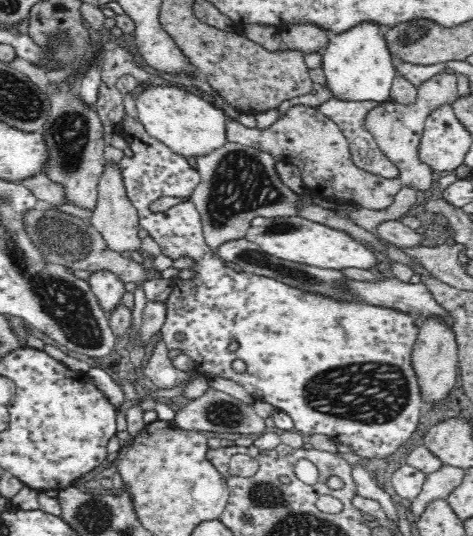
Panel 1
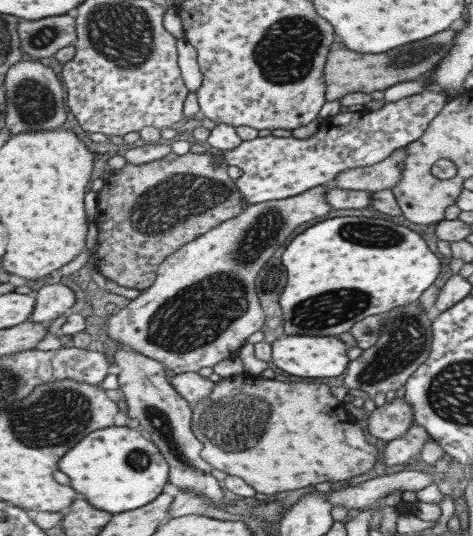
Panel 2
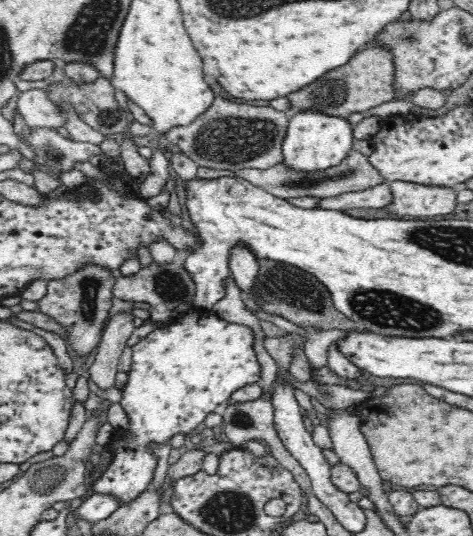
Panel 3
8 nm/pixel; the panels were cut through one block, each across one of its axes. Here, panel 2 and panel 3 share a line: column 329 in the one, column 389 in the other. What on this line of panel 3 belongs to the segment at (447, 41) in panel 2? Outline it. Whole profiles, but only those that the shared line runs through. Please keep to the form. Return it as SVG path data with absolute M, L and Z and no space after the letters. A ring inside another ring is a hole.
M368 48L364 52L358 52L348 64L340 66L340 68L334 68L332 72L324 74L322 78L318 78L316 82L312 82L308 88L302 88L300 92L294 92L290 98L291 104L294 104L291 108L291 113L299 111L300 109L320 109L330 115L345 116L349 112L362 112L366 113L370 108L374 106L380 106L384 102L395 100L397 96L397 82L396 82L396 70L393 62L392 52L390 48Z

